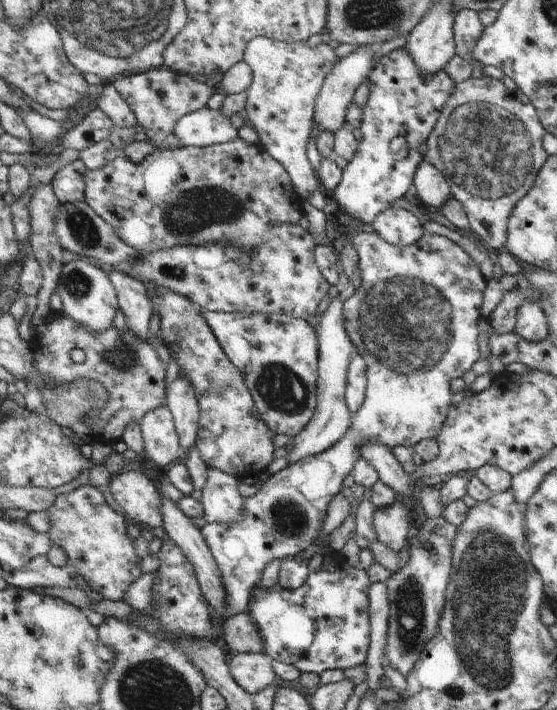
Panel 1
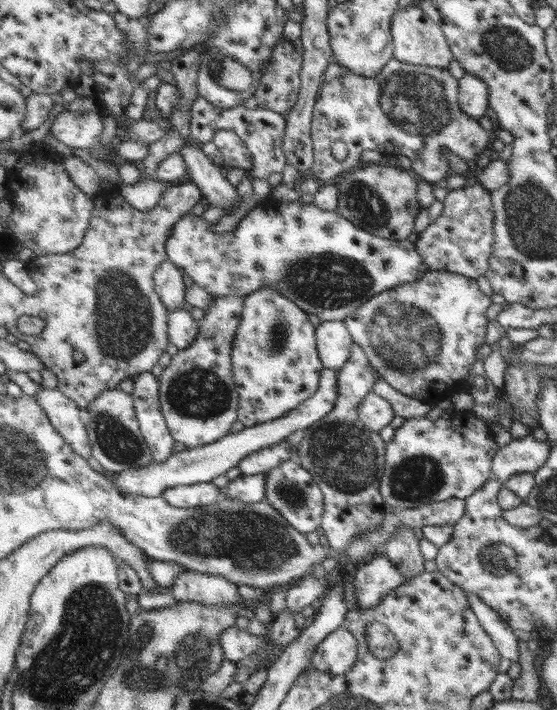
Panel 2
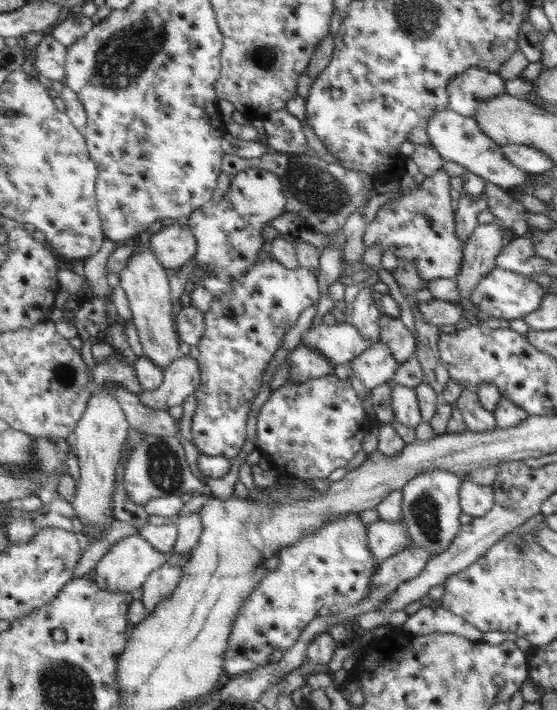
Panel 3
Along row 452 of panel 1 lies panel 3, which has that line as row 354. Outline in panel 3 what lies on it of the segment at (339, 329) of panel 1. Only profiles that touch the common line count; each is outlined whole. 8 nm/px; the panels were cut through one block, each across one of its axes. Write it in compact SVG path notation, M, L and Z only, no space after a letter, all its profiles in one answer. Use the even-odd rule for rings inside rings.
M299 344L293 352L289 352L287 358L291 362L289 382L291 380L307 382L311 378L325 378L335 370L335 364L309 344Z

